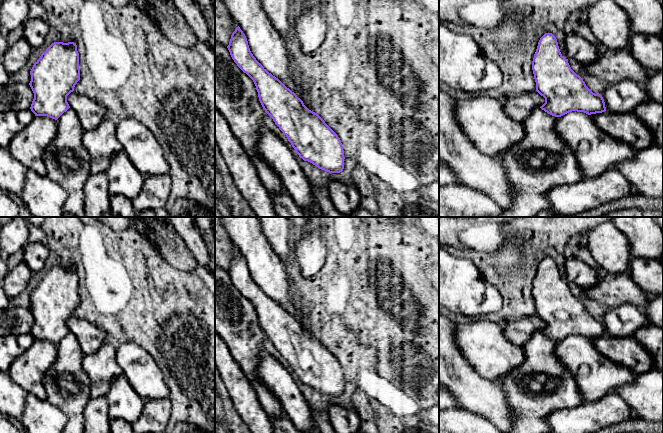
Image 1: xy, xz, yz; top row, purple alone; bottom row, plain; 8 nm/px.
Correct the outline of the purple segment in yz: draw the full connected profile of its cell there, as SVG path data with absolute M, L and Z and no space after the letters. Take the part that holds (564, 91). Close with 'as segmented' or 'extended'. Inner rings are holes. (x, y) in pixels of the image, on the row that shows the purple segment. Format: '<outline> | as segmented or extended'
M545 33L540 38L532 70L536 91L545 98L540 108L548 114L561 117L572 111L588 115L606 111L603 97L593 93L571 69L552 33Z | as segmented

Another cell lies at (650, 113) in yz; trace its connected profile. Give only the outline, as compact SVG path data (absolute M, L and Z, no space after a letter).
M651 99L636 106L633 114L651 130L655 144L663 146L663 104Z

